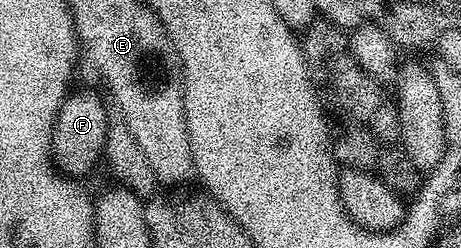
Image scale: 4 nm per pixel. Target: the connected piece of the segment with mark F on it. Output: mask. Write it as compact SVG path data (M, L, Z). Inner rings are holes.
M88 89L69 92L56 112L56 122L52 128L52 160L61 173L73 178L84 176L101 163L107 143L108 115L104 106L105 98L91 93Z

